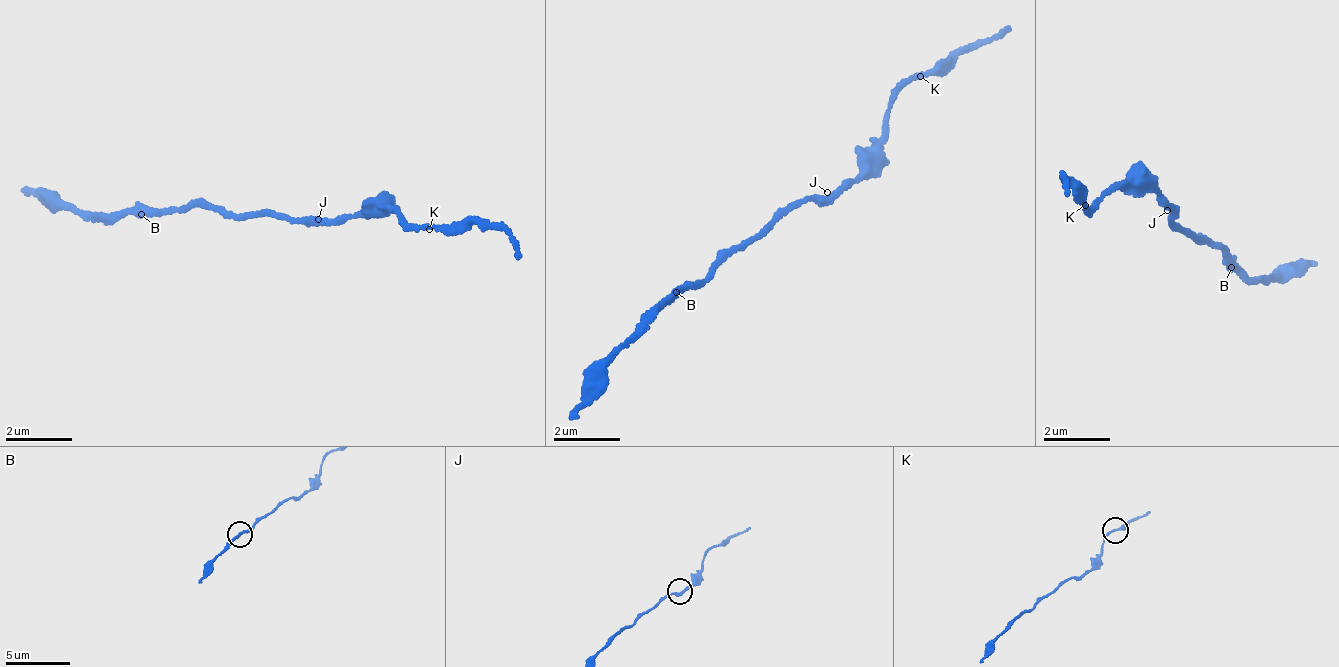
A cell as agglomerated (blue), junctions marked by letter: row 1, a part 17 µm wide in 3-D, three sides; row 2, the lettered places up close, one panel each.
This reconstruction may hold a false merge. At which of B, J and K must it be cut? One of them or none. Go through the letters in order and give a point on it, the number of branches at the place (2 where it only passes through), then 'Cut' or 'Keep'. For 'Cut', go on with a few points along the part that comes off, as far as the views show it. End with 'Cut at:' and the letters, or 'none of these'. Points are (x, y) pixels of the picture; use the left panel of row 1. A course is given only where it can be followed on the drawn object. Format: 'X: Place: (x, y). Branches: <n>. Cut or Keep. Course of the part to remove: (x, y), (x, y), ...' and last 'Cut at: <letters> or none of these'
B: Place: (141, 214). Branches: 2. Cut. Course of the part to remove: (143, 214), (108, 219), (24, 188)
J: Place: (318, 219). Branches: 2. Keep
K: Place: (429, 229). Branches: 2. Keep
Cut at: B

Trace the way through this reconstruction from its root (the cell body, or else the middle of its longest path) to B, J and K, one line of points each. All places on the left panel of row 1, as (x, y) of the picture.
B: (279, 218), (260, 212), (239, 217), (228, 213), (217, 216), (196, 207), (185, 210), (175, 206), (143, 214)
J: (279, 218), (289, 215), (308, 221), (318, 219)
K: (279, 218), (289, 215), (315, 223), (348, 215), (358, 219), (370, 202), (429, 229)

